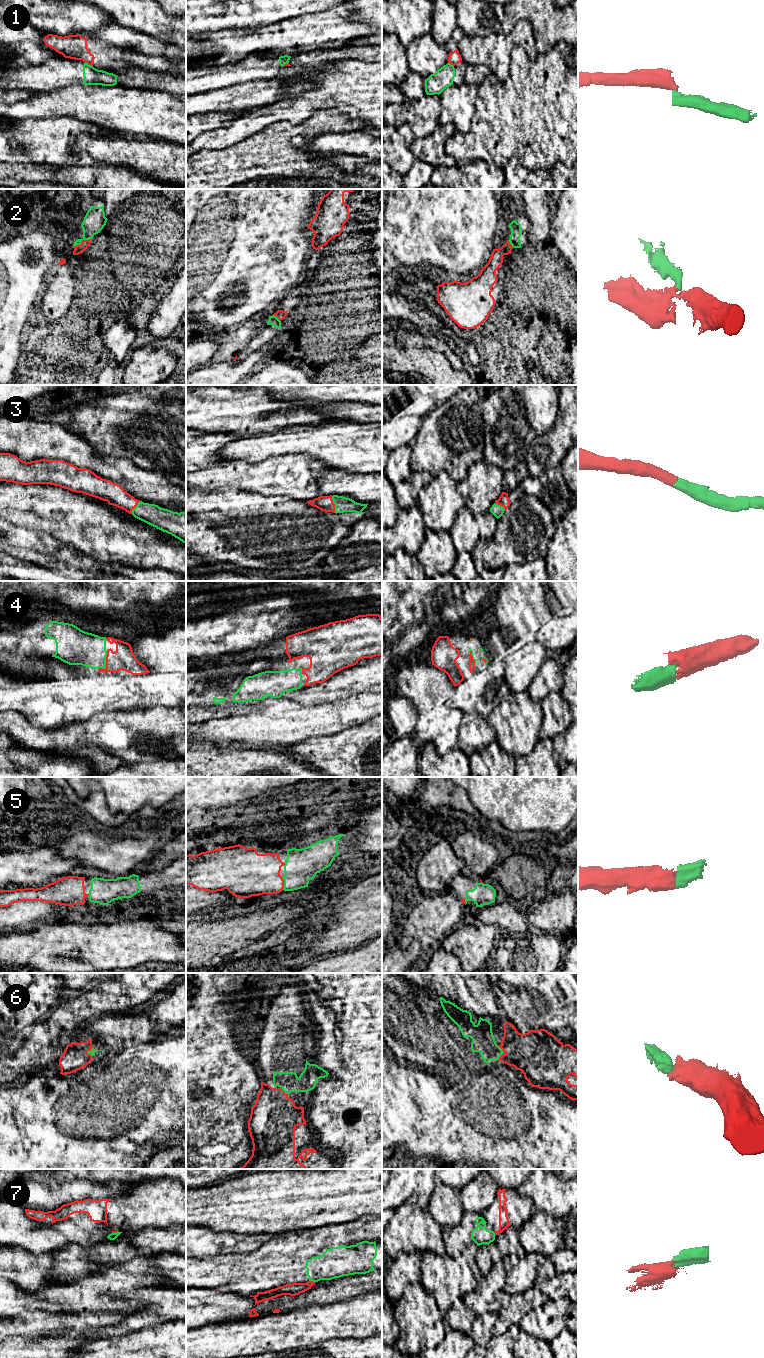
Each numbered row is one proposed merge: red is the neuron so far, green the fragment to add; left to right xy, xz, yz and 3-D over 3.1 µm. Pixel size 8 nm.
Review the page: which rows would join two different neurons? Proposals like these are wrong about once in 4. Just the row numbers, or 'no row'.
1, 7

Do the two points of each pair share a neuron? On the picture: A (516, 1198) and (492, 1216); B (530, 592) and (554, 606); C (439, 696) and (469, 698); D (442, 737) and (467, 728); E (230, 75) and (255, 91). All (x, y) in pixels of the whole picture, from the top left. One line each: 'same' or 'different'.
A: same
B: different
C: different
D: different
E: different

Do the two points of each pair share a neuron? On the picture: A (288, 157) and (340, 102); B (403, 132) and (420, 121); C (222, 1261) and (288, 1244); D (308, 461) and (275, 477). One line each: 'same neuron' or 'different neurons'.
A: different neurons
B: different neurons
C: same neuron
D: same neuron

